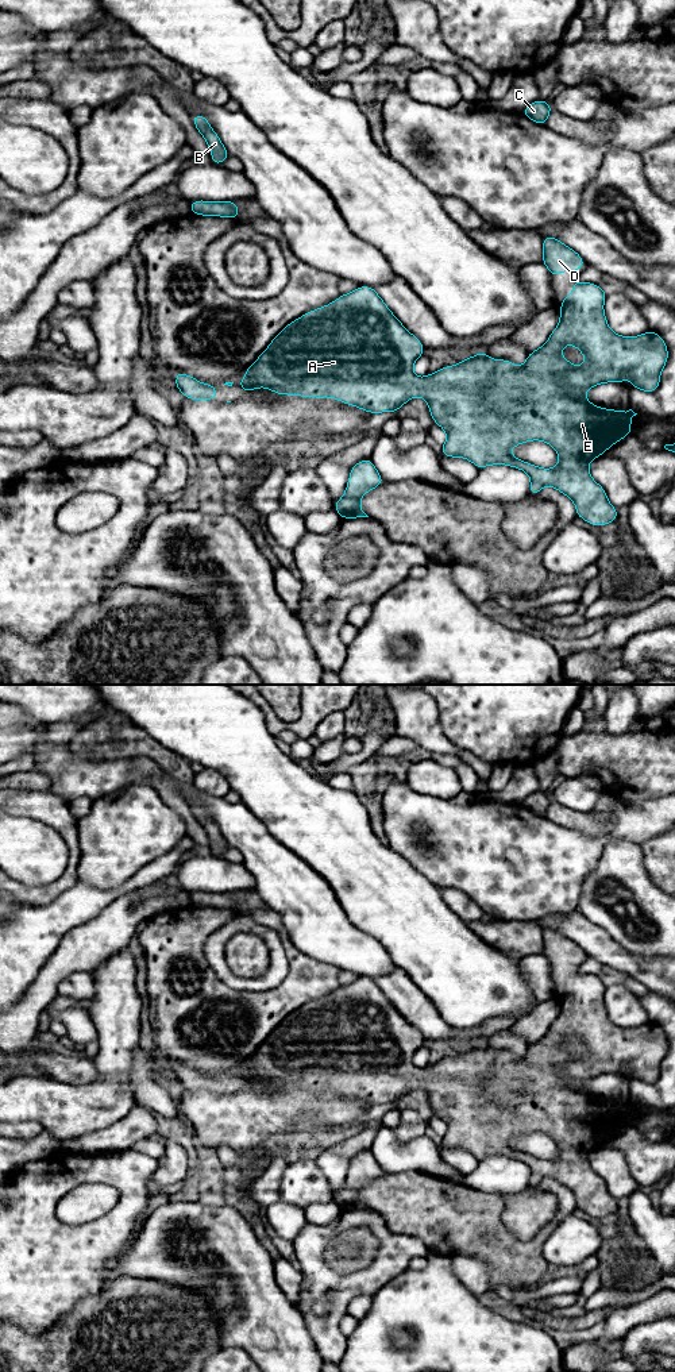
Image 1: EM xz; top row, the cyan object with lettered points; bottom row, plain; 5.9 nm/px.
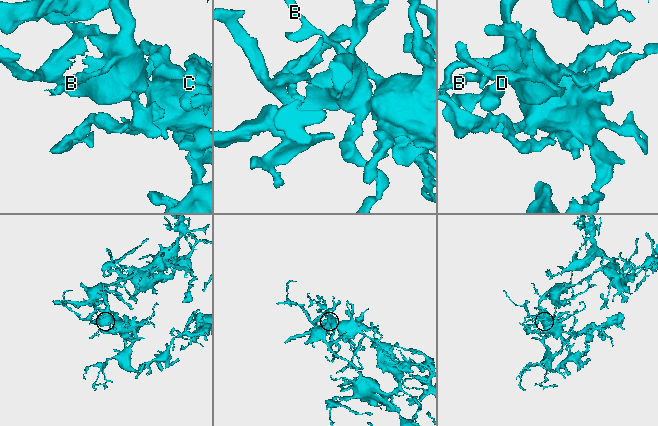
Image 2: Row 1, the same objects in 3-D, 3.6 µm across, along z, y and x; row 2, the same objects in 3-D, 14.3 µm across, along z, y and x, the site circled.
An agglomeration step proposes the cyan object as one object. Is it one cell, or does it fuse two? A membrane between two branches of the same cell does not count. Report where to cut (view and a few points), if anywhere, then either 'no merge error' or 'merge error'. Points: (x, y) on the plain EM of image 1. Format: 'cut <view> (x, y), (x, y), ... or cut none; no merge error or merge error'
cut none; no merge error

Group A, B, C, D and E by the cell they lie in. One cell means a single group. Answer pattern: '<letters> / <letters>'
A B C D E

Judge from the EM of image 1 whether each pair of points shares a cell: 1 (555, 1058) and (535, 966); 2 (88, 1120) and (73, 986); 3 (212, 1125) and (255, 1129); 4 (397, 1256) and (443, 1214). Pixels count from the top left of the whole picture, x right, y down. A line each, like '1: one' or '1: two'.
1: two
2: two
3: one
4: two

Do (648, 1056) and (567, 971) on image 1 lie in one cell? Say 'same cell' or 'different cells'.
same cell

